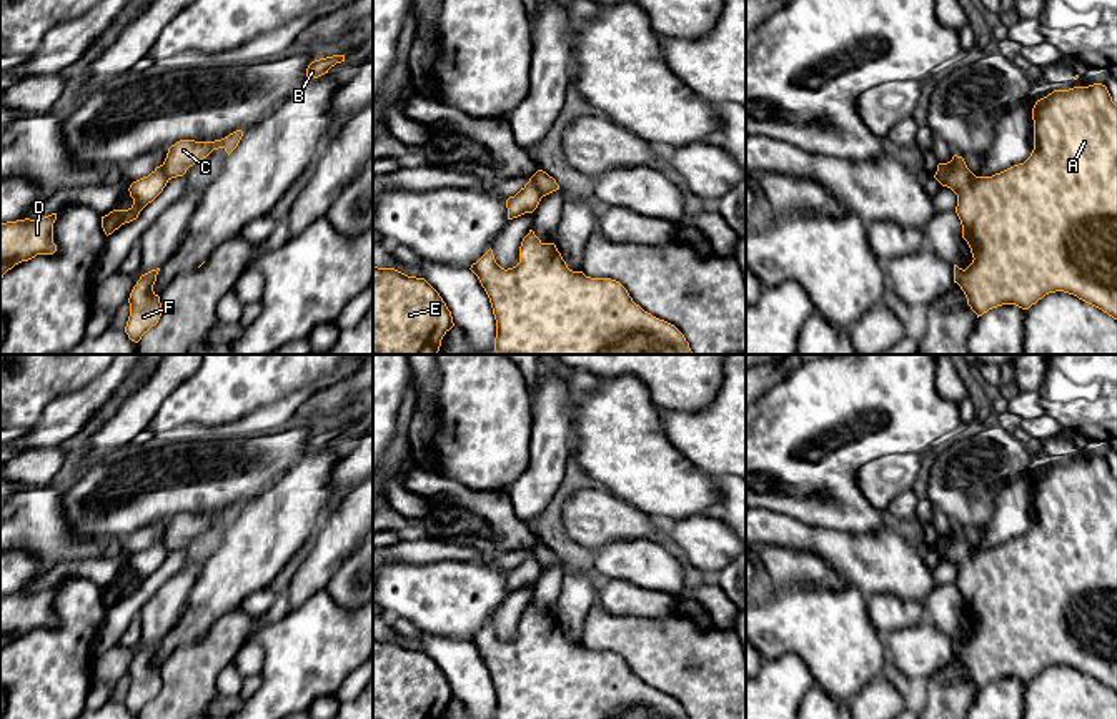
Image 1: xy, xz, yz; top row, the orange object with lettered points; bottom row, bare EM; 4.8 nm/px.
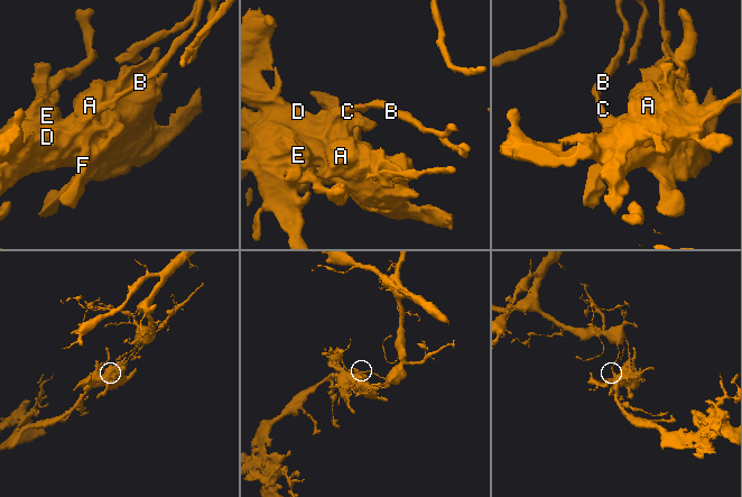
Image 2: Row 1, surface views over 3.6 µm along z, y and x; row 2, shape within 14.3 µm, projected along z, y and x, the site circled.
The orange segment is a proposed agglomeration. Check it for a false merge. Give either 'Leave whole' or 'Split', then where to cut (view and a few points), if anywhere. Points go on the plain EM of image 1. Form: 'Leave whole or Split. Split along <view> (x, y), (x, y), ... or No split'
Split. Split along yz (954, 530), (953, 541), (941, 556)

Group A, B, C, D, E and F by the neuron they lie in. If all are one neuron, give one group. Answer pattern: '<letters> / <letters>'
A D E F / B C

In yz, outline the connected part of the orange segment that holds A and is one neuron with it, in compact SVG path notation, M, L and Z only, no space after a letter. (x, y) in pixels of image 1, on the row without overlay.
M1094 456L1089 459L1074 459L1069 463L1054 463L1047 469L1035 474L1032 481L1034 493L1034 523L1030 529L992 549L976 549L966 538L962 529L954 528L952 543L942 559L951 561L957 568L956 586L962 598L962 611L967 614L972 636L962 642L954 637L954 656L961 659L967 671L967 677L979 689L1002 677L1015 677L1029 682L1049 666L1064 664L1079 672L1102 682L1117 692L1117 478L1105 458Z

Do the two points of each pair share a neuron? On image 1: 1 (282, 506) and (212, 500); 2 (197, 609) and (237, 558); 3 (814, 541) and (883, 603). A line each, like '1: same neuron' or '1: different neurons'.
1: different neurons
2: same neuron
3: different neurons

